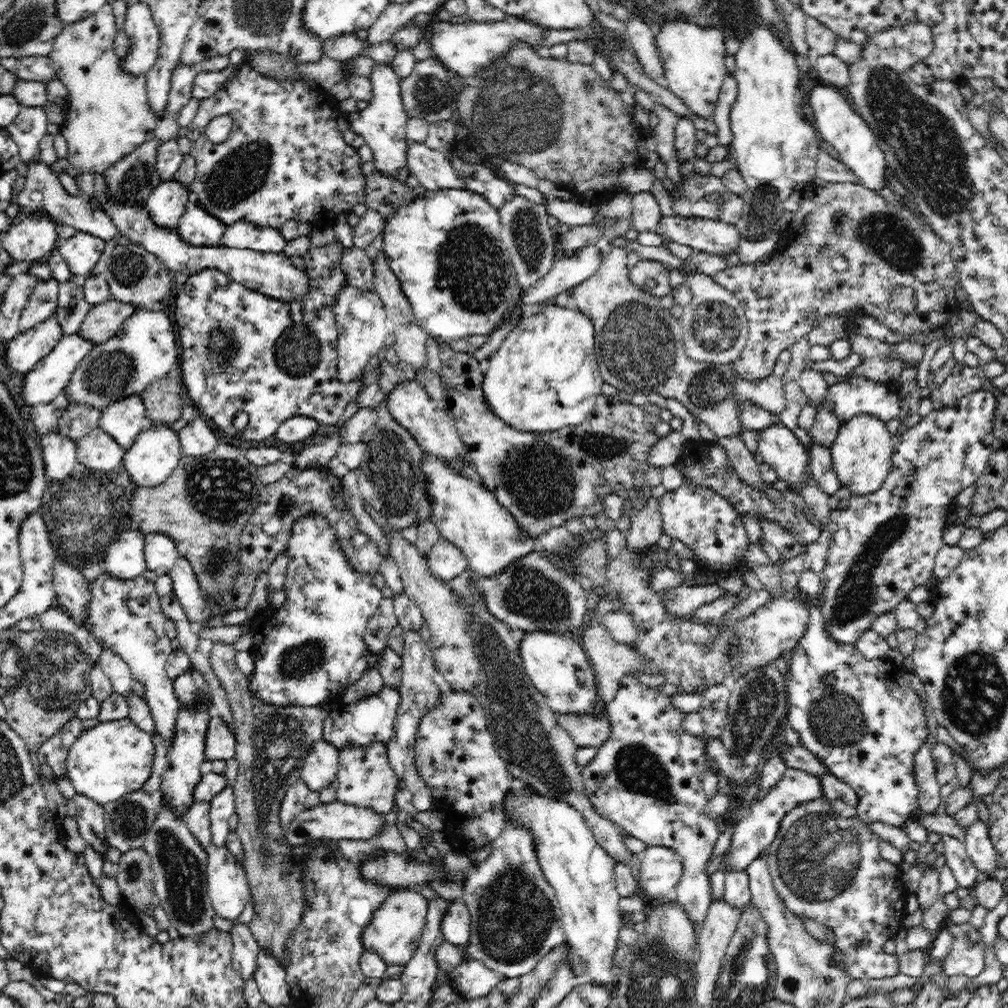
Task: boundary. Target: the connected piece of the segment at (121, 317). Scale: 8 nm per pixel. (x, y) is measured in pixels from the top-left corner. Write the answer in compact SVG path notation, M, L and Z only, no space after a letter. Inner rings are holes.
M111 299L102 302L90 308L90 312L80 323L78 337L82 337L94 345L107 342L118 333L118 330L122 329L122 323L138 311L132 305Z

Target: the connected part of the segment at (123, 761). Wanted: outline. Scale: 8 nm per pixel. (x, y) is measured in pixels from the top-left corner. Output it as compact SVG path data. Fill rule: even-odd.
M128 717L101 722L82 731L70 746L64 767L65 778L72 783L77 795L104 806L126 794L140 791L152 774L154 758L153 738Z

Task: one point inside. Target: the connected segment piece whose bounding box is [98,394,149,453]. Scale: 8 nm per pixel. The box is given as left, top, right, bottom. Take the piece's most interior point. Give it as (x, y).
(123, 421)

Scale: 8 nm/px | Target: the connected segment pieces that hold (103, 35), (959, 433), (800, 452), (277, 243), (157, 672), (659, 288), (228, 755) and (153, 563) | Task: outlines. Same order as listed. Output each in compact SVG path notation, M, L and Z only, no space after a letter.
M109 1L88 18L65 26L58 36L55 36L49 52L59 69L57 79L70 91L70 105L64 112L61 134L67 142L67 154L64 158L68 165L65 167L65 173L75 179L82 174L102 174L119 158L132 154L142 144L154 140L157 122L160 119L158 113L148 104L145 91L146 76L126 75L117 65L120 58L112 50L115 30L111 4Z
M977 391L970 393L960 400L954 407L945 410L933 409L927 416L922 418L919 424L914 425L901 435L893 435L893 453L891 454L891 471L887 474L881 487L871 493L858 494L851 493L848 497L848 505L844 508L836 508L830 514L828 522L828 530L830 531L829 556L826 561L825 569L819 573L822 582L822 613L826 617L828 623L828 631L832 638L846 644L854 644L871 626L877 615L884 612L893 611L901 601L907 598L907 594L917 586L922 586L933 577L933 566L938 550L945 546L942 541L942 532L948 527L948 506L955 502L956 496L962 492L964 488L972 486L978 480L982 470L988 464L990 458L990 446L992 444L992 419L995 409L995 397L992 393Z
M780 423L758 433L757 452L772 467L777 479L785 482L787 492L800 495L808 482L807 448L792 431Z
M243 220L227 226L219 240L220 247L248 248L266 253L282 253L286 243L278 228L255 228Z
M103 573L88 587L92 593L90 618L81 626L90 630L98 644L104 643L108 649L116 651L130 667L134 680L143 684L144 697L150 705L155 729L168 750L176 736L176 720L181 706L174 694L173 680L166 673L166 658L173 649L171 638L165 631L167 616L162 610L155 583L141 576L134 580L118 580Z
M642 259L628 270L632 284L654 297L664 297L672 292L668 267L655 260Z
M211 715L207 722L204 741L204 758L212 763L216 760L230 761L235 758L235 737L219 716Z
M145 533L143 539L145 567L157 577L167 575L180 560L174 541L158 533Z

